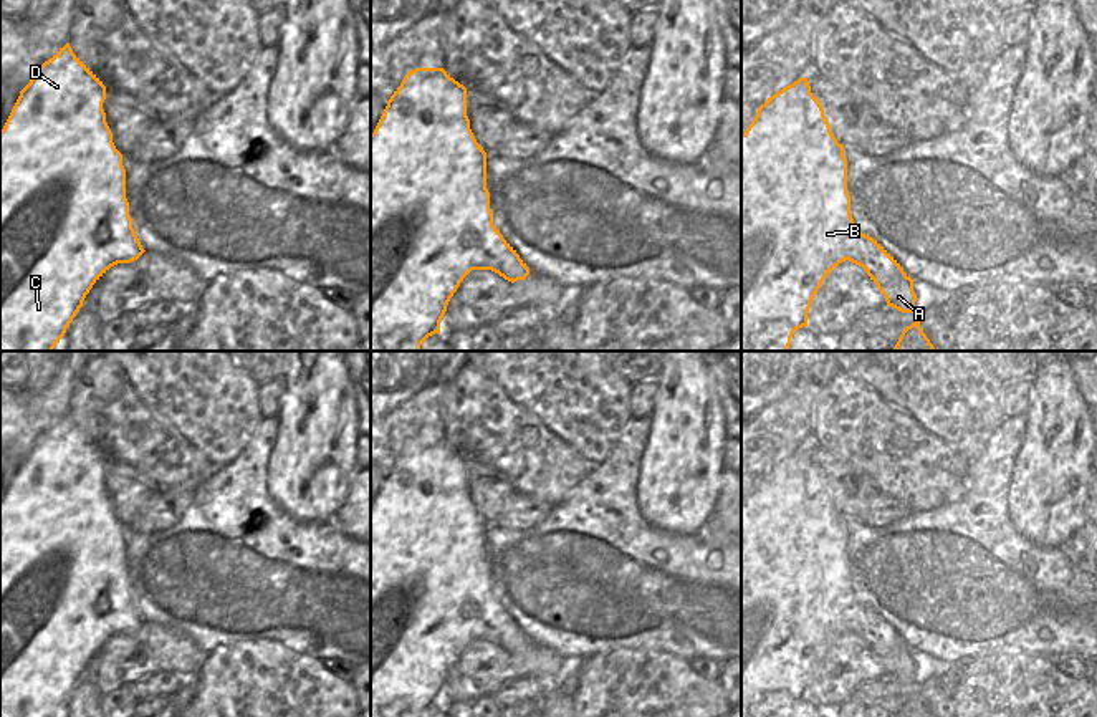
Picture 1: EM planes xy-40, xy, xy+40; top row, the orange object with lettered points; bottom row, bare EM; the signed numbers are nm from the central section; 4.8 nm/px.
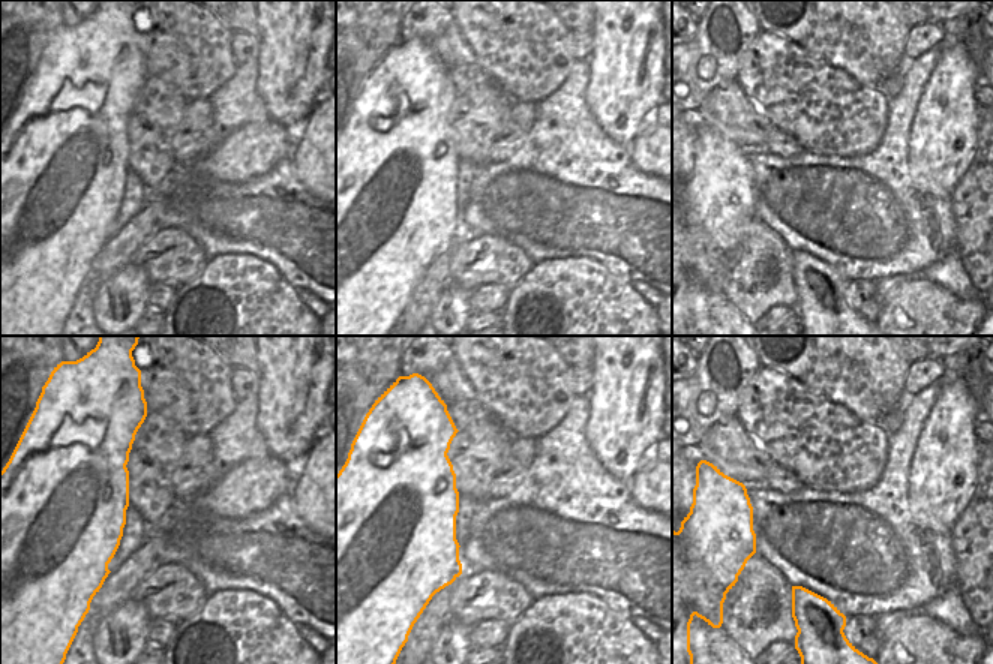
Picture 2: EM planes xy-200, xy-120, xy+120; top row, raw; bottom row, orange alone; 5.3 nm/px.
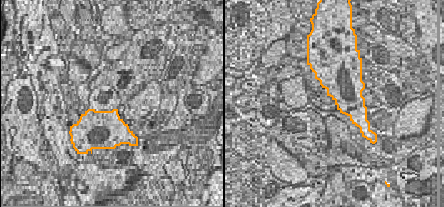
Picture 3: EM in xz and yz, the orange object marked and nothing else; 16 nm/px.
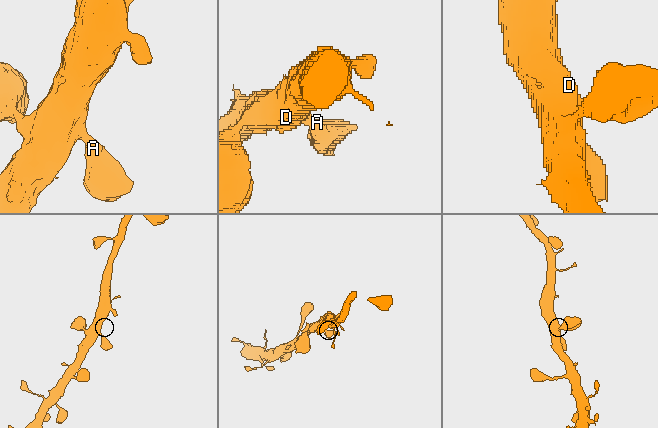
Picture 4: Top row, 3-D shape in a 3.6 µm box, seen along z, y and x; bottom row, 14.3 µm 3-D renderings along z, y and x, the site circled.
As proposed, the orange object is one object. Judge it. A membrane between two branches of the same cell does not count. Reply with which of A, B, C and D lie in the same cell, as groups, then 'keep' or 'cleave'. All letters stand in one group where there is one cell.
groups A B C D; keep

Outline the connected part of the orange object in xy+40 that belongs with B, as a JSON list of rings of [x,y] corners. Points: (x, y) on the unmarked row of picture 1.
[[[799,449],[768,469],[741,505],[741,717],[789,717],[794,702],[807,697],[811,672],[824,649],[846,631],[867,642],[887,677],[913,684],[913,651],[877,611],[854,596],[844,517],[831,503],[807,449]]]

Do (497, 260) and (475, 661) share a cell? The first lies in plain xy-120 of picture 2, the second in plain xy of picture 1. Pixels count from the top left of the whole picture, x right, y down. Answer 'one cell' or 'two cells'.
one cell

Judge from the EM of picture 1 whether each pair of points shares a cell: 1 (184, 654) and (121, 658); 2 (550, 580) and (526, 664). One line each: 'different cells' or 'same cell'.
1: same cell
2: different cells

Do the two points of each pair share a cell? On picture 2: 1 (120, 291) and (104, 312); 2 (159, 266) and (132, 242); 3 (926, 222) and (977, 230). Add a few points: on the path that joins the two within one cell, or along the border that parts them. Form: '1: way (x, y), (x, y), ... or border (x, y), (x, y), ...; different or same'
1: way (119, 296), (108, 308); same
2: border (161, 228), (132, 255), (131, 261); different
3: border (950, 200), (950, 212), (956, 225), (954, 249); different

